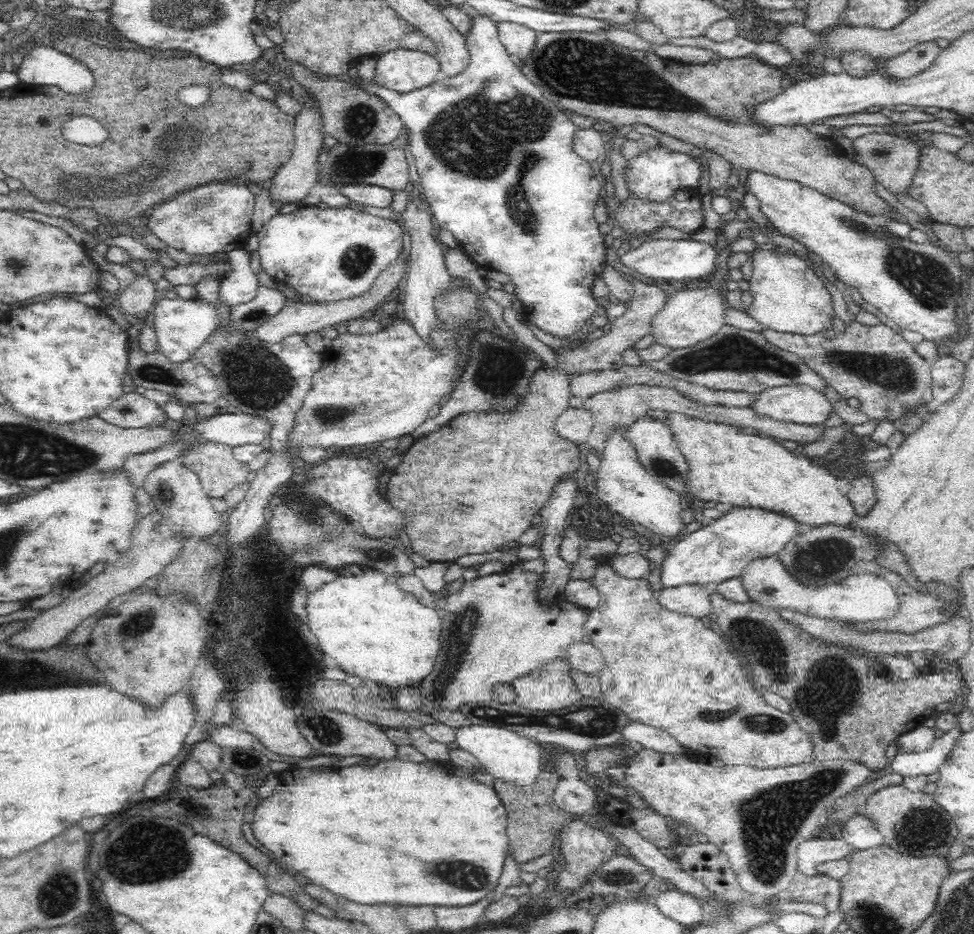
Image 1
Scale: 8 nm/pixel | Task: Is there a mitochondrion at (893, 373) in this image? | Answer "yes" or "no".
yes

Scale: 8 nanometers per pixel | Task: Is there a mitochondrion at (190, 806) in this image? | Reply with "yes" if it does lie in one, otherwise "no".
no

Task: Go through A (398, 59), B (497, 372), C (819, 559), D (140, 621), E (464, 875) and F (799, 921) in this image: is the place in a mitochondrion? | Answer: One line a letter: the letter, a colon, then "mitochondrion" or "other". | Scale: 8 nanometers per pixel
A: other
B: mitochondrion
C: mitochondrion
D: mitochondrion
E: mitochondrion
F: other

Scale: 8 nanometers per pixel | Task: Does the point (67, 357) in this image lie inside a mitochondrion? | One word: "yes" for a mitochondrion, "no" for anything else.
no

